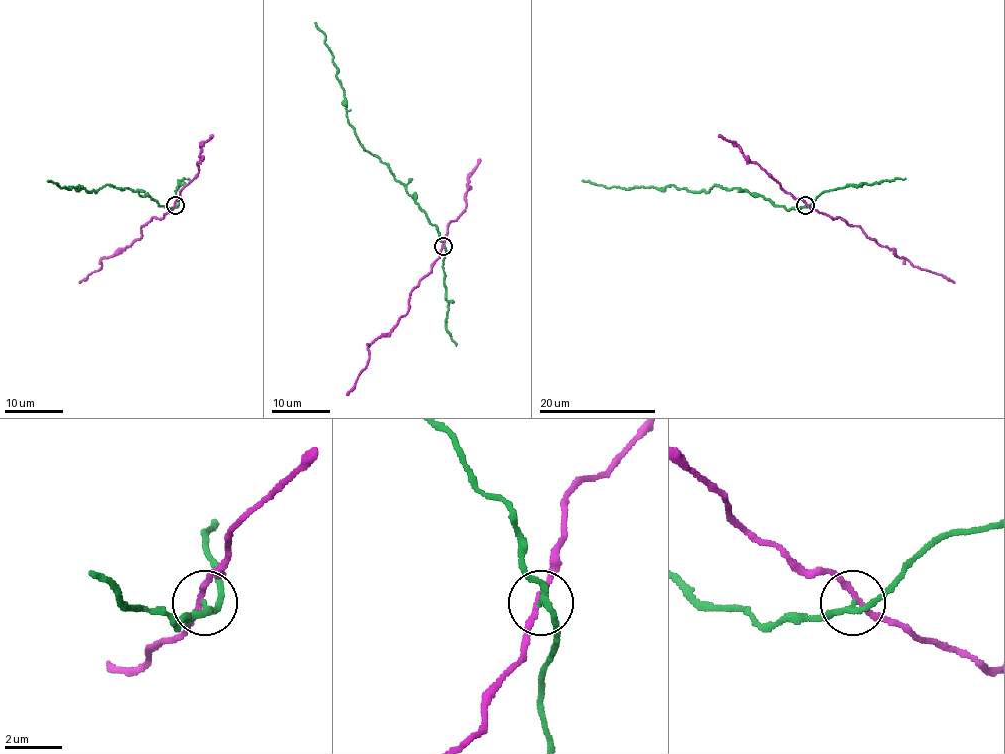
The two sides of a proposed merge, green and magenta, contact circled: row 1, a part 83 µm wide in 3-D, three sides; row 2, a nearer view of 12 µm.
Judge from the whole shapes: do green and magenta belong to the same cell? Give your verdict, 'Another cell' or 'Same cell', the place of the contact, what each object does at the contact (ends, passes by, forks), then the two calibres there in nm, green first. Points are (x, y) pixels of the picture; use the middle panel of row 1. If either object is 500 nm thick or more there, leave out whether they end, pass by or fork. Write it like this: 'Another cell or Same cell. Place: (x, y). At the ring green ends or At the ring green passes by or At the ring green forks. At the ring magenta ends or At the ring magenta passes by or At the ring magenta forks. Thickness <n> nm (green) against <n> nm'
Another cell. Place: (443, 246). At the ring green passes by. At the ring magenta passes by. Thickness 190 nm (green) against 190 nm

